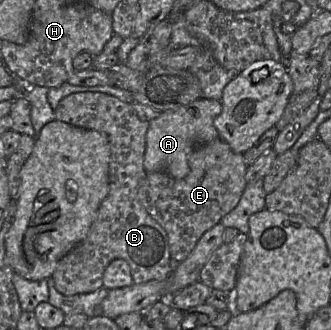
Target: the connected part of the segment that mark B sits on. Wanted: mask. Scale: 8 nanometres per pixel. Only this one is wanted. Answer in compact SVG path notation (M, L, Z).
M75 92L60 100L54 109L57 120L77 127L96 130L107 135L110 146L109 191L98 210L87 236L66 254L53 272L55 288L64 296L95 292L103 287L103 274L108 264L115 259L127 261L131 268L133 283L166 280L172 273L170 250L166 231L145 210L138 199L138 189L146 176L144 155L149 122L141 121L133 105L101 92Z

